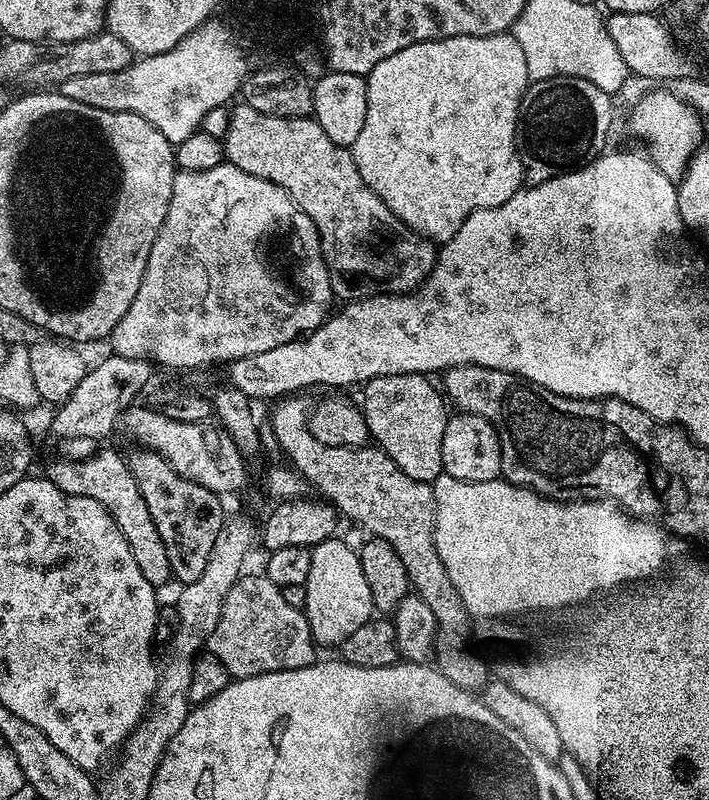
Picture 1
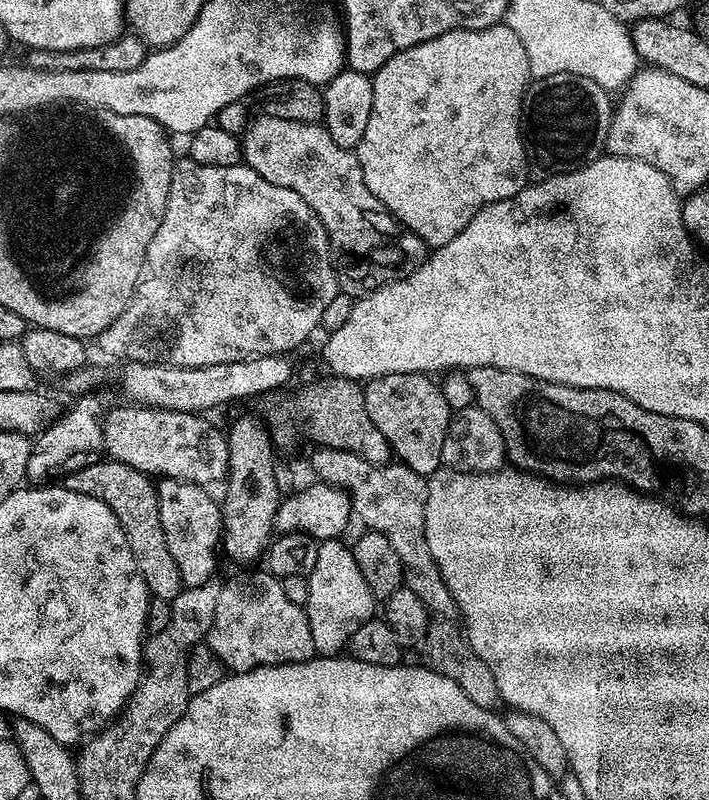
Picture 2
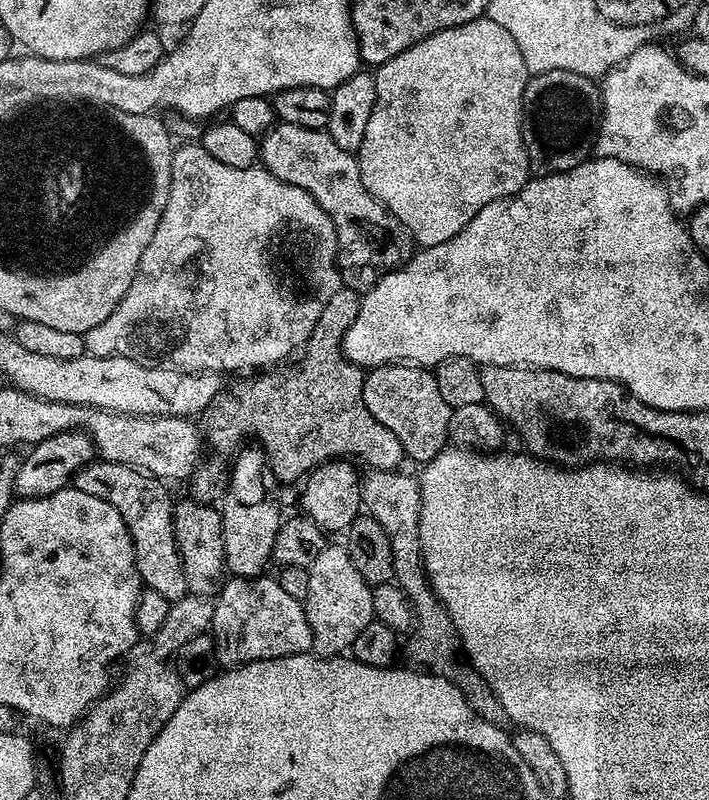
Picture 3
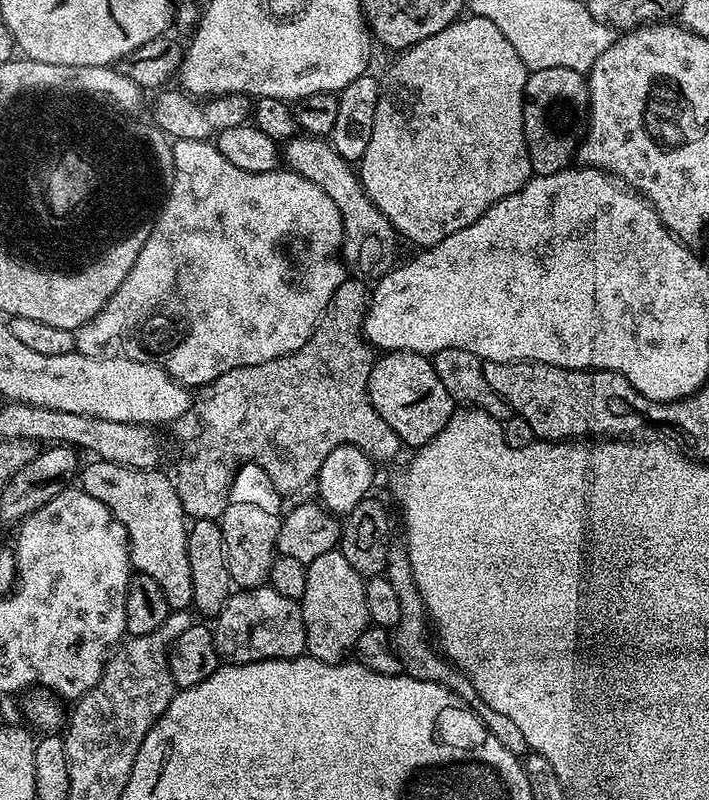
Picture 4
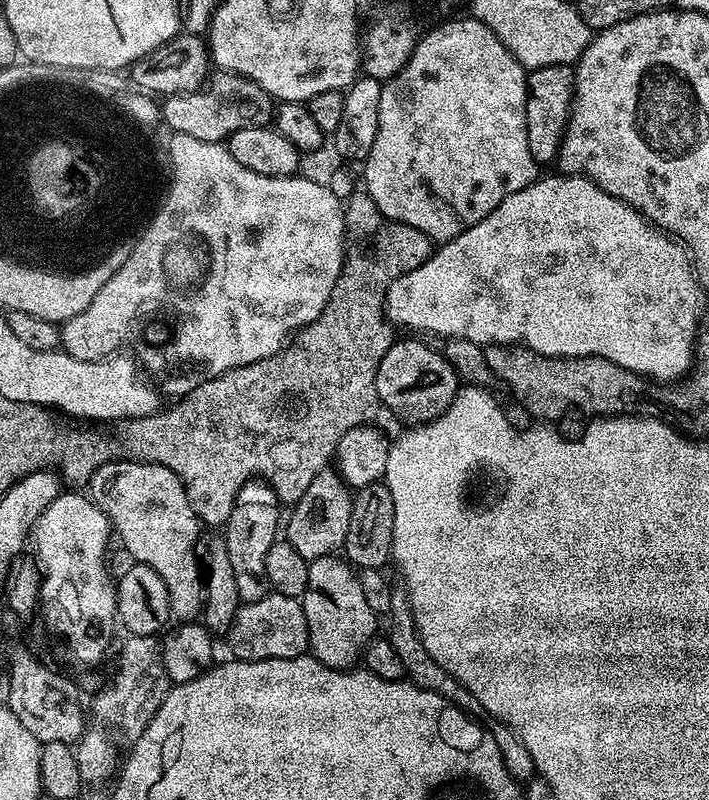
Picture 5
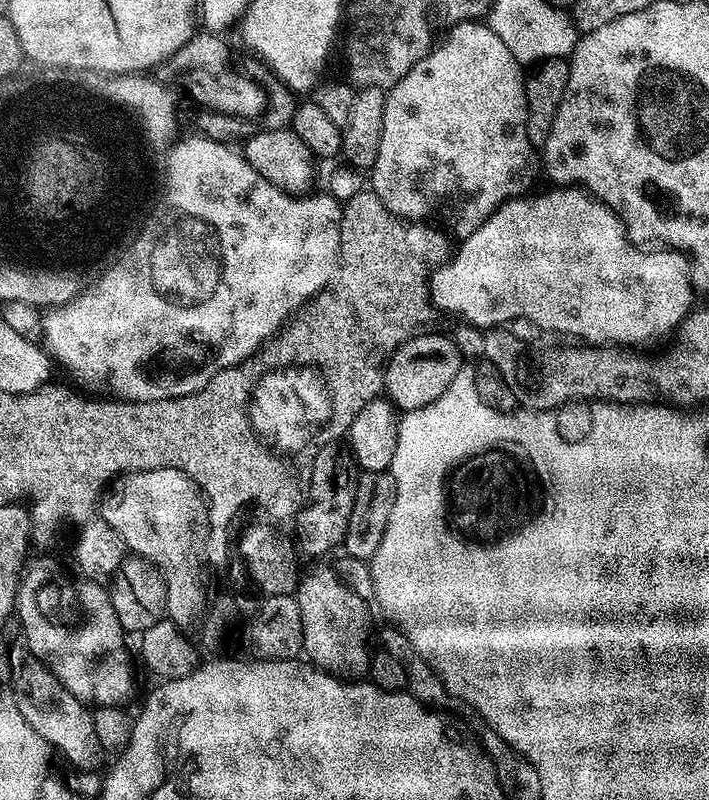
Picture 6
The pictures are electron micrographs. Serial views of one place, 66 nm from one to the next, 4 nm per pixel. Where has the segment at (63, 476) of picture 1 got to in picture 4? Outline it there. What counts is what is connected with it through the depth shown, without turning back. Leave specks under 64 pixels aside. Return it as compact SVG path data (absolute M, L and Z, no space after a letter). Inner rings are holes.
M93 459L92 464L83 465L78 476L79 487L86 494L98 498L122 522L122 526L128 535L128 553L132 556L133 569L139 575L154 578L166 598L169 609L188 610L192 608L194 598L194 582L190 578L190 558L188 557L188 529L186 513L180 496L176 493L176 485L171 479L163 476L160 470L141 470L139 468L127 468L114 462Z

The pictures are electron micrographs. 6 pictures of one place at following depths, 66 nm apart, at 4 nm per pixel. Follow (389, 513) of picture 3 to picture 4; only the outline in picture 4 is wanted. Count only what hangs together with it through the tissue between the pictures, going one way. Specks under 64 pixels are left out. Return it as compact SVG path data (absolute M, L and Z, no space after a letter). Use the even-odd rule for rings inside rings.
M389 559L386 577L390 584L394 586L394 591L398 594L398 602L401 606L401 618L394 627L394 643L398 658L404 667L403 675L446 686L446 690L453 692L488 727L490 734L494 734L494 738L498 738L498 742L502 742L502 746L506 746L506 750L510 750L510 754L521 758L527 756L530 749L526 738L522 734L522 729L511 718L506 718L506 714L502 714L498 710L490 710L490 706L486 706L486 702L482 702L478 690L474 690L474 682L470 682L468 675L438 651L437 645L430 635L428 611L422 600L422 594L414 582L414 574L408 559Z

